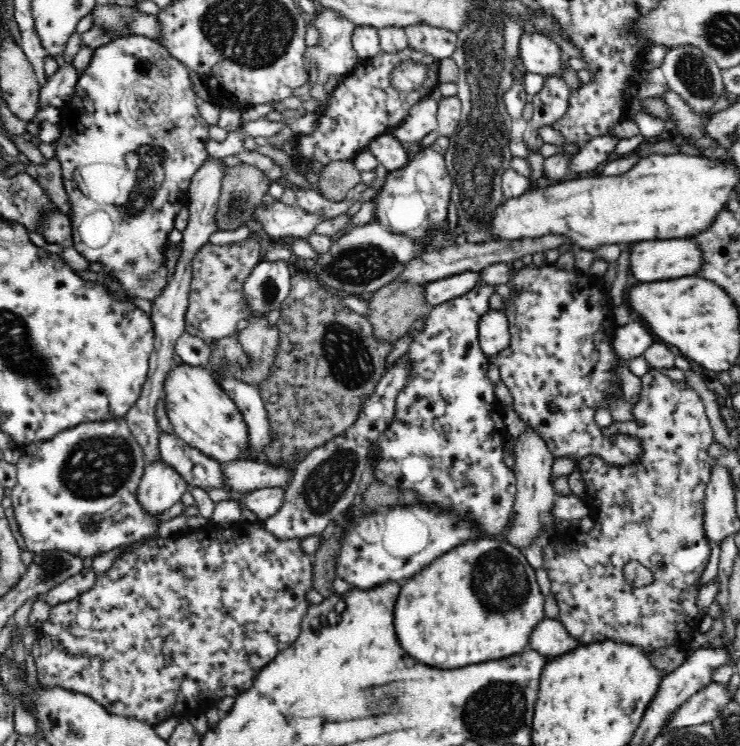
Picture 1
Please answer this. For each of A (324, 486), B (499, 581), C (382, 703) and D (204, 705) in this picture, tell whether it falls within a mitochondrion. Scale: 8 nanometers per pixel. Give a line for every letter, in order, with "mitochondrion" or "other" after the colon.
A: mitochondrion
B: mitochondrion
C: mitochondrion
D: other

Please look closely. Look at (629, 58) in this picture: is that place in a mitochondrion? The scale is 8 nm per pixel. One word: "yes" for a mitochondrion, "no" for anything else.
no

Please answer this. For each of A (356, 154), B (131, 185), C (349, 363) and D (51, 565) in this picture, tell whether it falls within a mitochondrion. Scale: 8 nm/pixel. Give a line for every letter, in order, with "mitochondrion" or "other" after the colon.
A: other
B: mitochondrion
C: mitochondrion
D: mitochondrion

